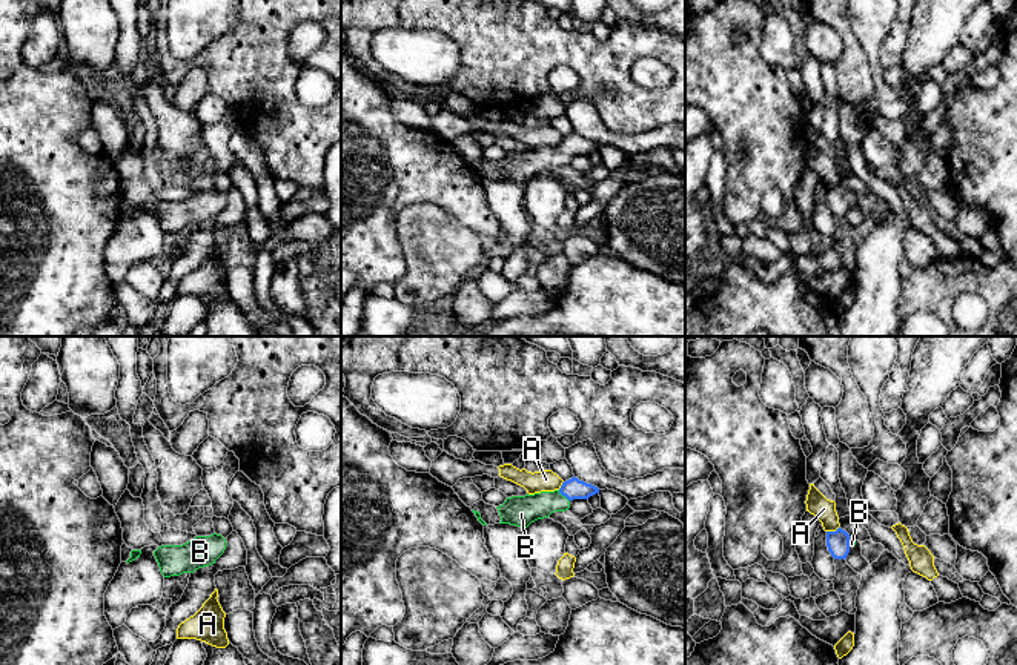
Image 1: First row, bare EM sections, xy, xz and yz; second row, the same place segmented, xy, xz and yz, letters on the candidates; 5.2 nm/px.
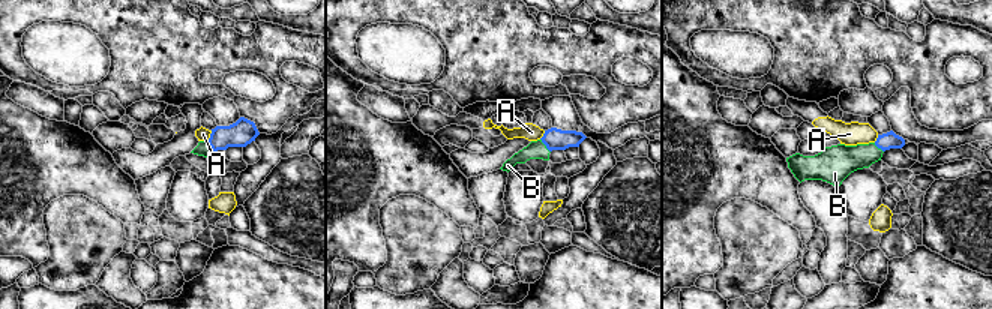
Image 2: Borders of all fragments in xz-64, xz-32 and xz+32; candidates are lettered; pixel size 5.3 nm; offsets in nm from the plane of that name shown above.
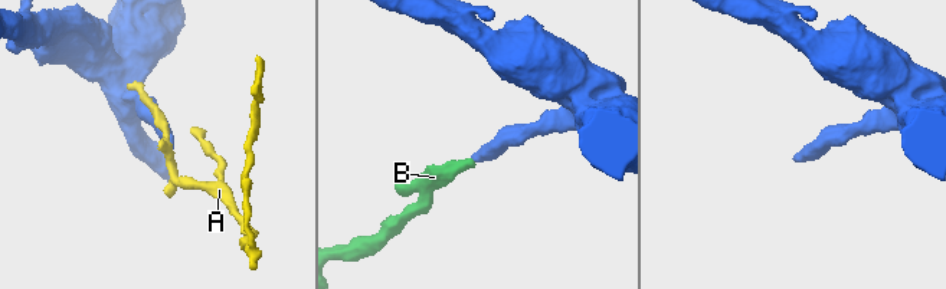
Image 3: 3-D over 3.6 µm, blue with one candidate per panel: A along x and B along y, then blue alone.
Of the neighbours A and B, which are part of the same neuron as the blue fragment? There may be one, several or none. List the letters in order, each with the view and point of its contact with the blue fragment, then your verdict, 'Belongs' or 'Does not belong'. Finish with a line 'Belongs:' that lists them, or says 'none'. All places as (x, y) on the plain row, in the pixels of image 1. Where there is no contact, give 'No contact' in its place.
A: Touches blue at yz (833, 188). Does not belong
B: Touches blue at xz (564, 151). Belongs
Belongs: B

